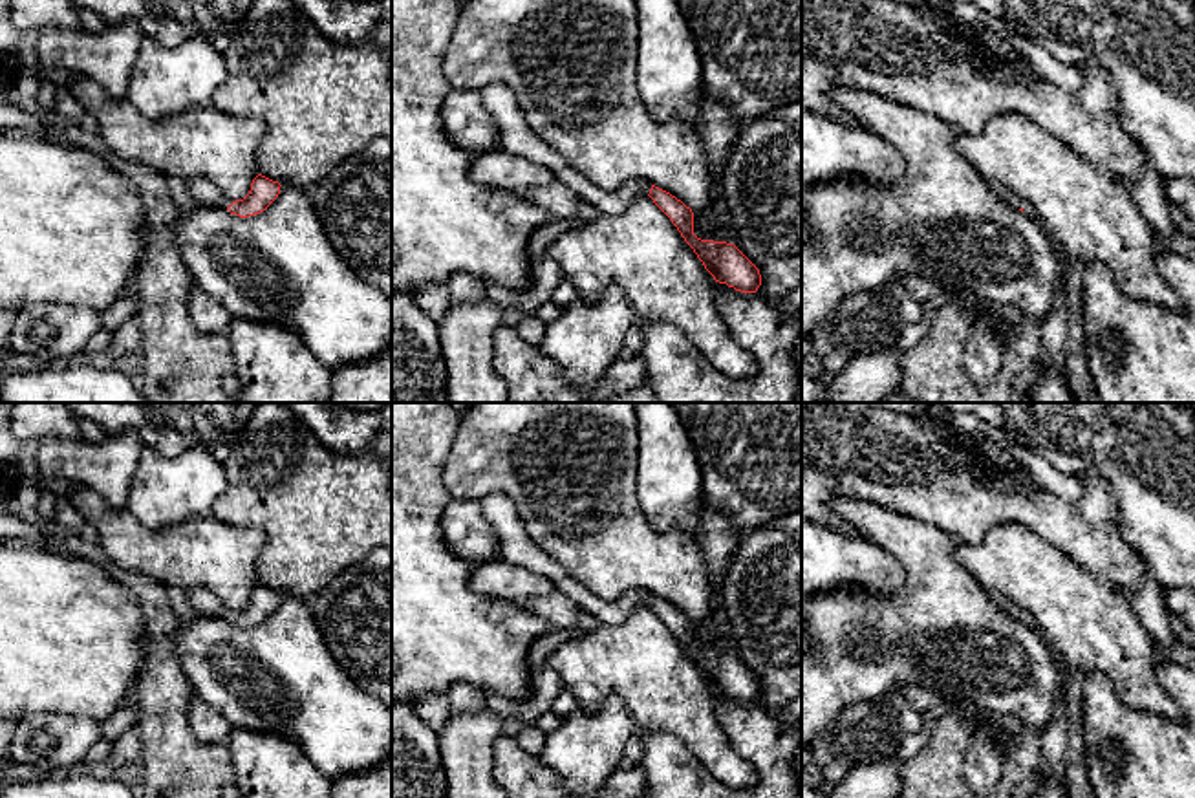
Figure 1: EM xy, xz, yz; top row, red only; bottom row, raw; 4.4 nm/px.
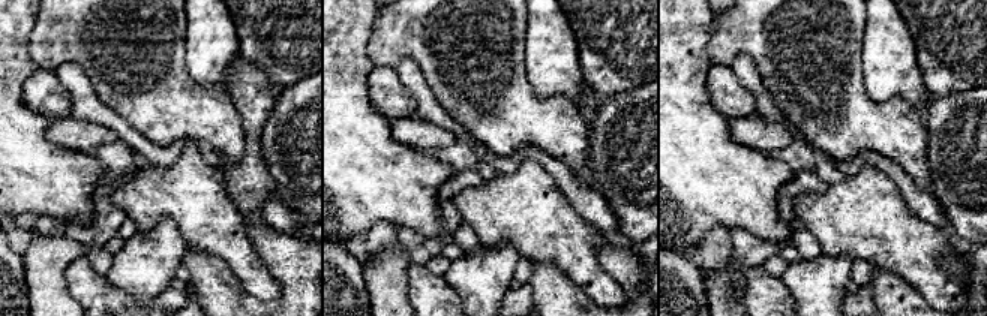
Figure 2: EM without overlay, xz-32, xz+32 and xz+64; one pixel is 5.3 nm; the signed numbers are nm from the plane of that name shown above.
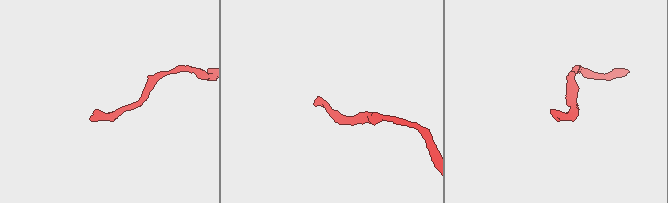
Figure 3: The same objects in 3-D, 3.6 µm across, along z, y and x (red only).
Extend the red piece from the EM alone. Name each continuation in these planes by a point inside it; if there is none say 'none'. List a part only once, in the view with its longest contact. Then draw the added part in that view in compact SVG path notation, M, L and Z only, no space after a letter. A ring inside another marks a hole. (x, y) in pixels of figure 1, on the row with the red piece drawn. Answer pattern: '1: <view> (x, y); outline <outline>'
1: xz (516, 136); outline M503 82L487 84L479 90L479 95L485 110L500 128L500 150L547 167L554 179L565 183L578 200L587 201L600 214L622 214L637 196L650 194L651 185L646 181L628 181L619 190L606 192L573 170L556 150L531 130L514 93Z

